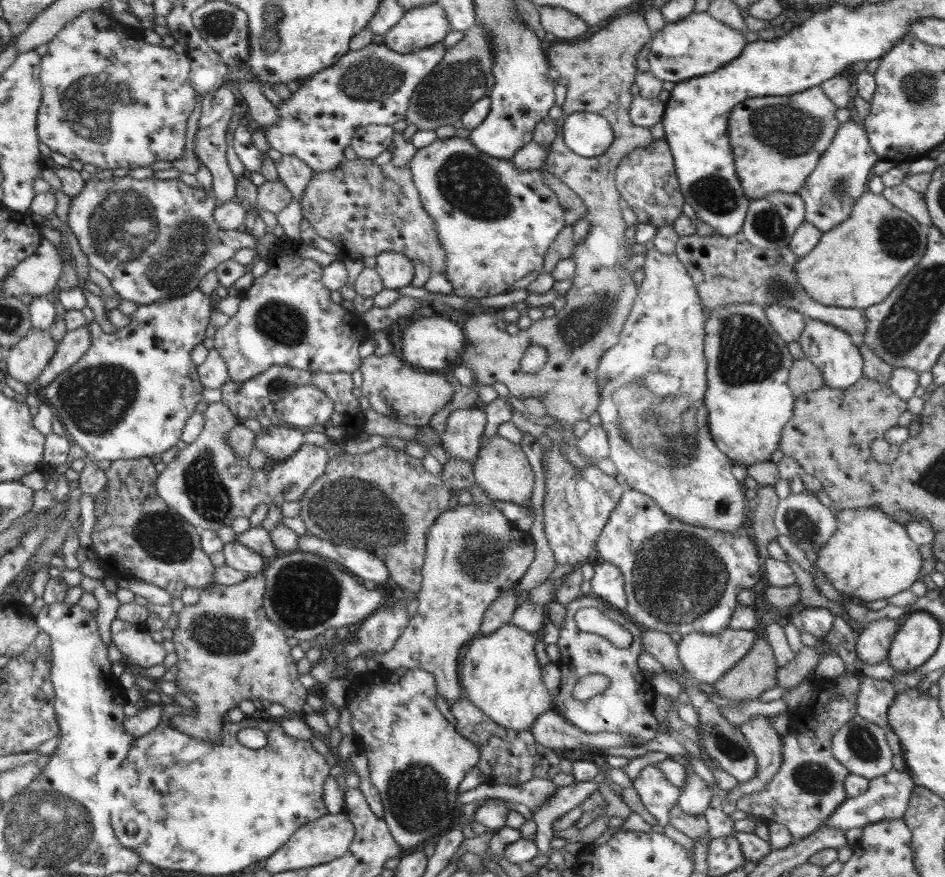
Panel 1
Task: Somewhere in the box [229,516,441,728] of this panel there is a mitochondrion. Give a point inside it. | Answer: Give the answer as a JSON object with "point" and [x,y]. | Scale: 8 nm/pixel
{"point":[303,595]}

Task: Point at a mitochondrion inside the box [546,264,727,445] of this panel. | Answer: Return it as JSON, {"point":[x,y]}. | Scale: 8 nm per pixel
{"point":[579,329]}

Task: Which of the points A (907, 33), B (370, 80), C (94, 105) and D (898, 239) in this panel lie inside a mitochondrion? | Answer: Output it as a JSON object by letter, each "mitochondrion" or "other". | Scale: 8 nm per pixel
{"A":"other","B":"mitochondrion","C":"mitochondrion","D":"mitochondrion"}

